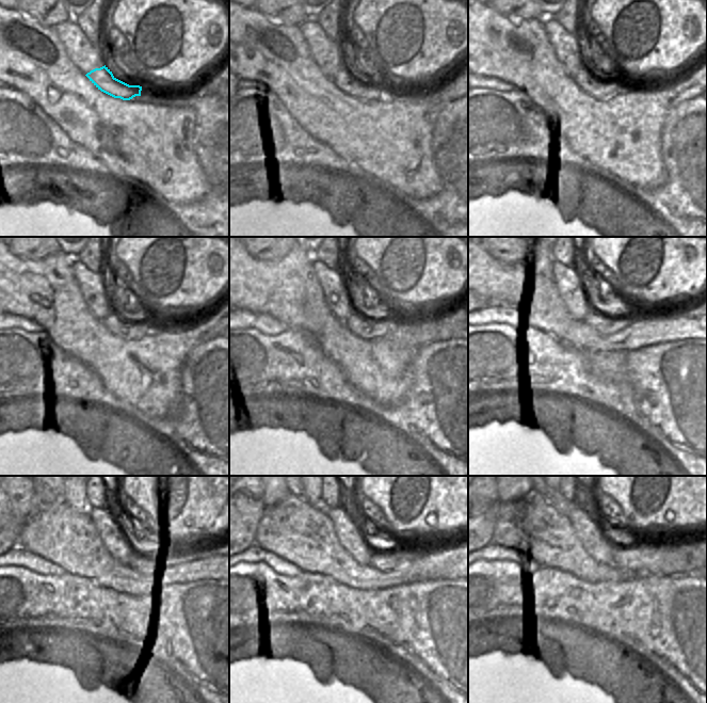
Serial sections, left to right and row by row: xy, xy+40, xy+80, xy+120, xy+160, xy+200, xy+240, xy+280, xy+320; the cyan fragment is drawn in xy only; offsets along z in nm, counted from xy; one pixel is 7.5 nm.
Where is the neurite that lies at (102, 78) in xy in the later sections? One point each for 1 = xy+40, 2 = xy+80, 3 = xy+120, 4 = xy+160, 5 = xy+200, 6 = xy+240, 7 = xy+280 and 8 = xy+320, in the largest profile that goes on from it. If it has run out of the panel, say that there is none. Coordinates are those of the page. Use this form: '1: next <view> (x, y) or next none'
1: next xy+40 (344, 80)
2: next xy+80 (585, 80)
3: next xy+120 (124, 328)
4: next xy+160 (364, 326)
5: next xy+200 (614, 324)
6: next xy+240 (141, 561)
7: next xy+280 (415, 556)
8: next xy+320 (667, 556)

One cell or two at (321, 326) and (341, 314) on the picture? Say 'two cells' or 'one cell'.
two cells

